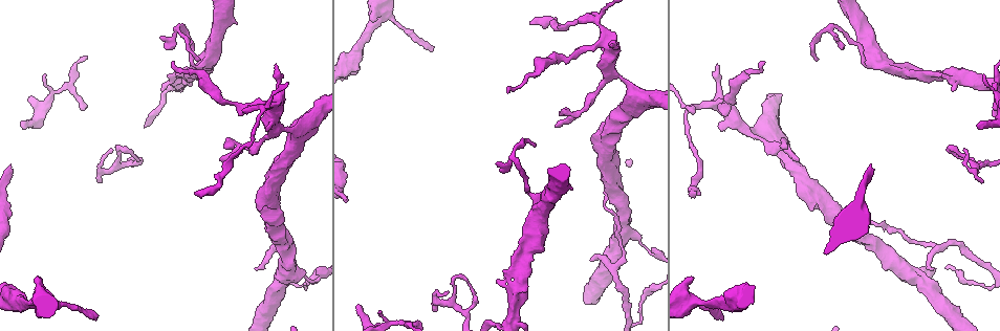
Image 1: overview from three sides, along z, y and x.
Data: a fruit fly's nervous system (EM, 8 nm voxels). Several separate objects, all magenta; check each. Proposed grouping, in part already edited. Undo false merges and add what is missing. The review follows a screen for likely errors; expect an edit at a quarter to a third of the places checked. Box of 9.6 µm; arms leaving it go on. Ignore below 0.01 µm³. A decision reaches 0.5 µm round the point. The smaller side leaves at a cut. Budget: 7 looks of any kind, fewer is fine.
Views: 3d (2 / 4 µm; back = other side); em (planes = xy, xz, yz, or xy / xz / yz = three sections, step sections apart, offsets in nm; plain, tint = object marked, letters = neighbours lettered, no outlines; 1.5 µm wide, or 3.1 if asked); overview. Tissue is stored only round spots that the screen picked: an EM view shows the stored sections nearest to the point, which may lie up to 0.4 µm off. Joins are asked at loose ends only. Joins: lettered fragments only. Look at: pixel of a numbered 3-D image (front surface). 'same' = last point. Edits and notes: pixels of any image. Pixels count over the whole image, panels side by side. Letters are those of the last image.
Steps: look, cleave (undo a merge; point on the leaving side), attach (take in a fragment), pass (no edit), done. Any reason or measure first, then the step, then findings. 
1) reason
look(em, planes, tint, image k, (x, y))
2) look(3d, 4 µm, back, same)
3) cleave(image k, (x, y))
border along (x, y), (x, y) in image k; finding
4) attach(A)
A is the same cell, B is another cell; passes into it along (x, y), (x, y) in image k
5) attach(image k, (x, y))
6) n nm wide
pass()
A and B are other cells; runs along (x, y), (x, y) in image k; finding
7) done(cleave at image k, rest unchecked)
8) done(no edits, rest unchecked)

end of a long branch
look(em, planes, letters, image 1, (696, 194))

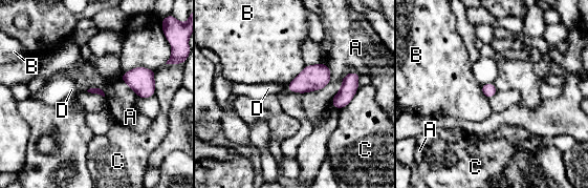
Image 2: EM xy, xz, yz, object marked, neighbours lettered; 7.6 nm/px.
pass()
A, B, C and D are other cells; border along (305, 65), (285, 87) in image 2; no lettered fragment goes on from it

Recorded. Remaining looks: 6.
thin end
look(3d, 4 µm, back, image 1, (507, 91))

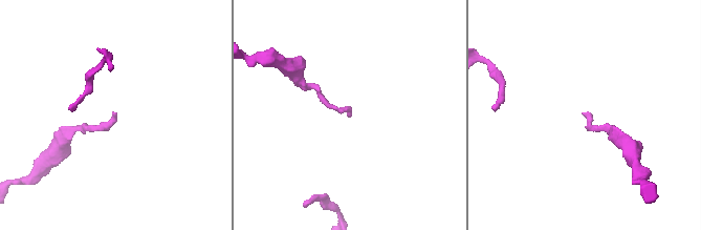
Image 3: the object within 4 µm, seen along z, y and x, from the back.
look(em, planes, letters, image 3, (116, 114))

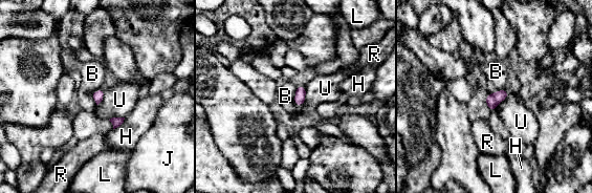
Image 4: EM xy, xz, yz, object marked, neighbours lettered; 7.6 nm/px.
U touches over 180 nm
pass()
B, H, J, L, R and U are other cells; border along (297, 85), (294, 93), (296, 107) in image 4; no lettered fragment goes on from it

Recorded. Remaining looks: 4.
free end
look(3d, 2 µm, image 1, (692, 112))

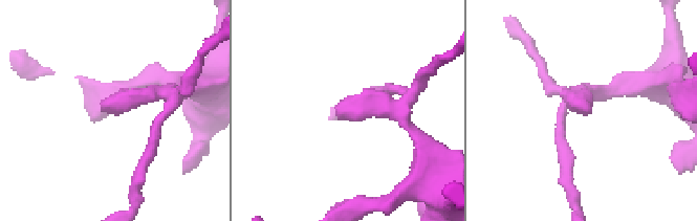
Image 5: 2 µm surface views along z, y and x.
now the EM
look(em, planes, letters, image 5, (101, 109))

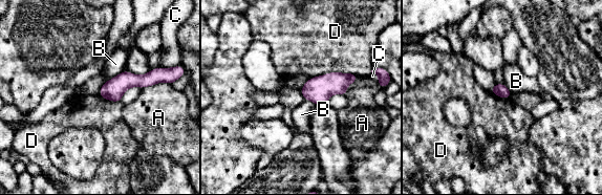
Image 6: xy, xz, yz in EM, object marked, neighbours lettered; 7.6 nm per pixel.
pass()
A, B, C and D are other cells; border along (358, 73), (326, 72), (310, 78) in image 6; no lettered fragment goes on from it

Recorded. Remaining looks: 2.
done(no edits, rest unchecked)

